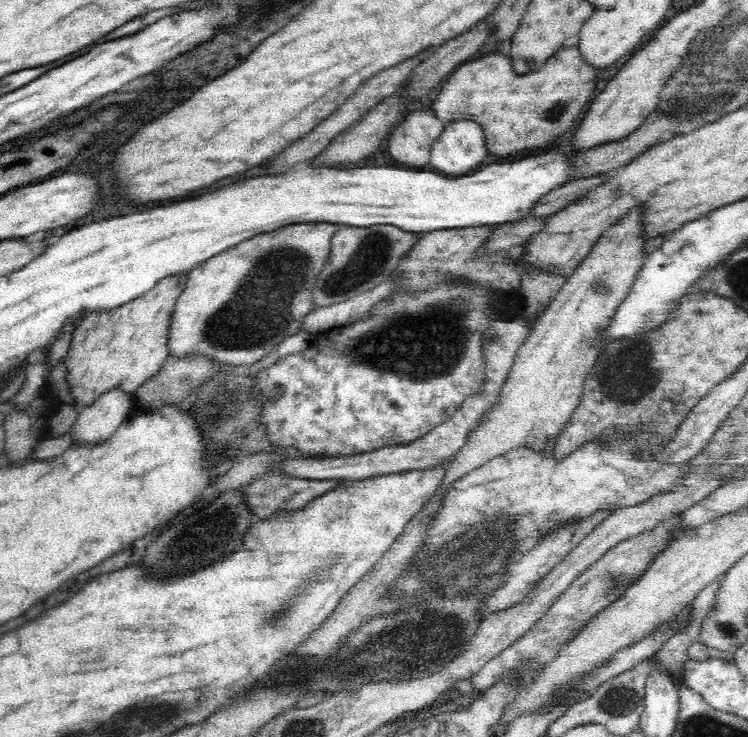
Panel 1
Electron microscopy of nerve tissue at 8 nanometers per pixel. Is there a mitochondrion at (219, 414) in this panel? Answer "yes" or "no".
yes

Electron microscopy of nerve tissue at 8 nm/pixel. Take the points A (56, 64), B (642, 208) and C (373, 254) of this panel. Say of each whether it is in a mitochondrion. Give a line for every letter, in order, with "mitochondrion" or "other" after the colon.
A: other
B: other
C: mitochondrion

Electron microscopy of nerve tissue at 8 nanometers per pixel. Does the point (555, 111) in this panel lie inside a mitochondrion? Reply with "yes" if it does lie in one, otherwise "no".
yes

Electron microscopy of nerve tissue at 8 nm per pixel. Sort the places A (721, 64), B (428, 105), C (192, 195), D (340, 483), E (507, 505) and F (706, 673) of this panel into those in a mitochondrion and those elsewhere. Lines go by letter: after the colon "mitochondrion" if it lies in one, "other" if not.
A: mitochondrion
B: other
C: other
D: other
E: mitochondrion
F: other

